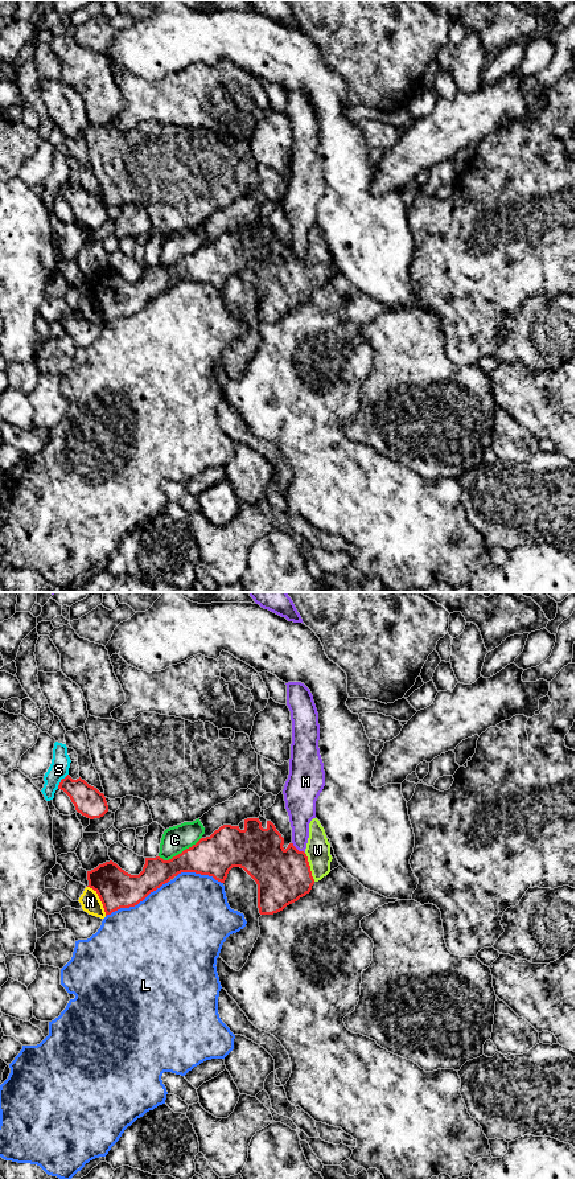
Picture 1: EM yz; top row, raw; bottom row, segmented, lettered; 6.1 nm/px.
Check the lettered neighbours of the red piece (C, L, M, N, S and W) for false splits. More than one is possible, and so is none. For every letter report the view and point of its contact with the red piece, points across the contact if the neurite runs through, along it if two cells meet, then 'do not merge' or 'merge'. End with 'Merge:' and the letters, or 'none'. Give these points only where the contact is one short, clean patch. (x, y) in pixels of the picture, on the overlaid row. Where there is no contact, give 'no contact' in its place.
C: meets red in yz at (181, 853); do not merge
L: meets red in yz at (136, 904); do not merge
M: meets red in yz at (296, 849); do not merge
N: meets red in yz at (101, 900); border along yz (87, 886), (97, 894), (106, 915); do not merge
S: meets red in yz at (61, 781); border along yz (68, 773), (57, 788); do not merge
W: meets red in yz at (309, 867); runs through yz (283, 876), (309, 867), (317, 858), (317, 850); merge
Merge: W

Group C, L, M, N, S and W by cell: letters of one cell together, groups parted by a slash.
C / L / M / N / S / W

